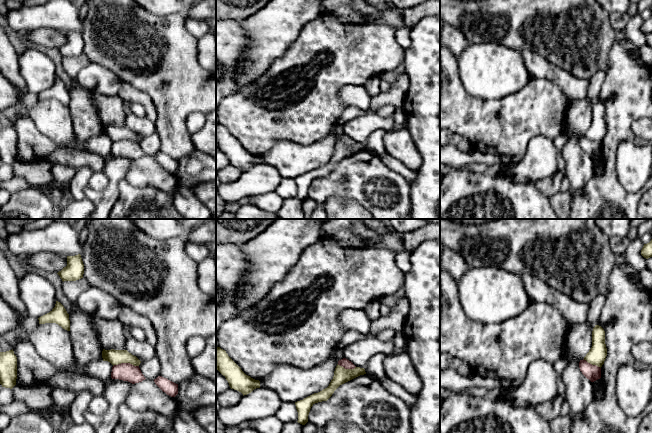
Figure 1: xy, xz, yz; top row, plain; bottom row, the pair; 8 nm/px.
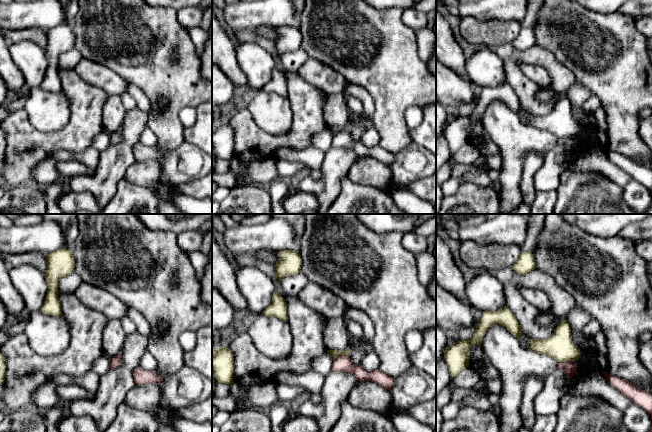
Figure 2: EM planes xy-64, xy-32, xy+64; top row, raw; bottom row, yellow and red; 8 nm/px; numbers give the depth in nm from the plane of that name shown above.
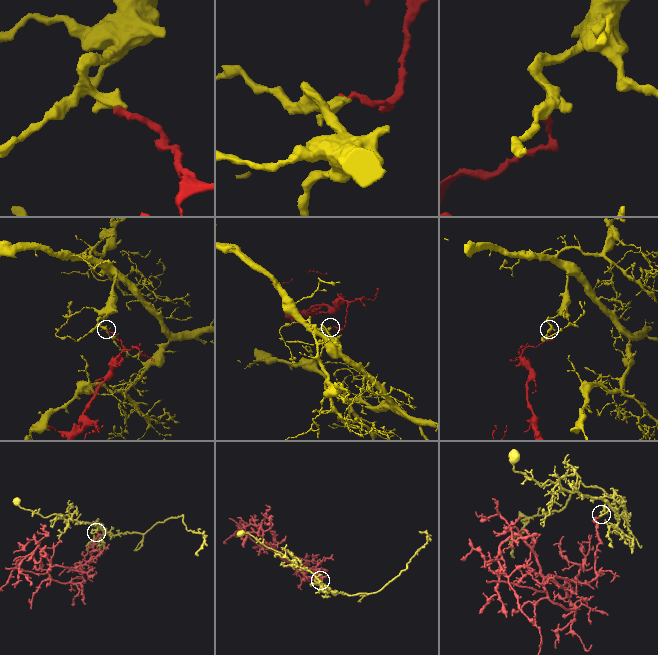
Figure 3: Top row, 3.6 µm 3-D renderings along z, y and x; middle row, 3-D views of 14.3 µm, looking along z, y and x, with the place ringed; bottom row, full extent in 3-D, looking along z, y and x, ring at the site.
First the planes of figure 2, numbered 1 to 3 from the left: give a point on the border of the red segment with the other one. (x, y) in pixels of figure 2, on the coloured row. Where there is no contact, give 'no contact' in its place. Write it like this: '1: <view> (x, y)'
1: no contact
2: xy-32 (340, 355)
3: xy+64 (565, 360)

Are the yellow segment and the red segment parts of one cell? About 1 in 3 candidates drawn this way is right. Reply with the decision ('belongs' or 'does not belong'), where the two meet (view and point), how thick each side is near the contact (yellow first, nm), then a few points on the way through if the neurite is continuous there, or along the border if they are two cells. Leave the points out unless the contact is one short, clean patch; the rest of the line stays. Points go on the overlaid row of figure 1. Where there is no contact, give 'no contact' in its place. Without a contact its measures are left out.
does not belong; meets yellow in xy at (125, 362); 120 nm thick on the yellow side, 140 nm on the other; border along xy (138, 365), (118, 363), (113, 366)

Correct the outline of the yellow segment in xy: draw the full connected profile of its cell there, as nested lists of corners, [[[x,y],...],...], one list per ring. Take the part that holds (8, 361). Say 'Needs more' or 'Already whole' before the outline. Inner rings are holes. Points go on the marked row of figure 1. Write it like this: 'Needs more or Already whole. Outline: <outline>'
Already whole. Outline: [[[13,349],[0,352],[0,384],[12,389],[17,379],[17,357]]]

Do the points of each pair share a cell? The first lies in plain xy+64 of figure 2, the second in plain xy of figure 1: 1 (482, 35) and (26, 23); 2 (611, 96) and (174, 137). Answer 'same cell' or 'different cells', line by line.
1: different cells
2: same cell

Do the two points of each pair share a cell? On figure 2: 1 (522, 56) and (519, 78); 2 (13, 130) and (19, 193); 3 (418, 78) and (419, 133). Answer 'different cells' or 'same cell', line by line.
1: same cell
2: different cells
3: different cells

